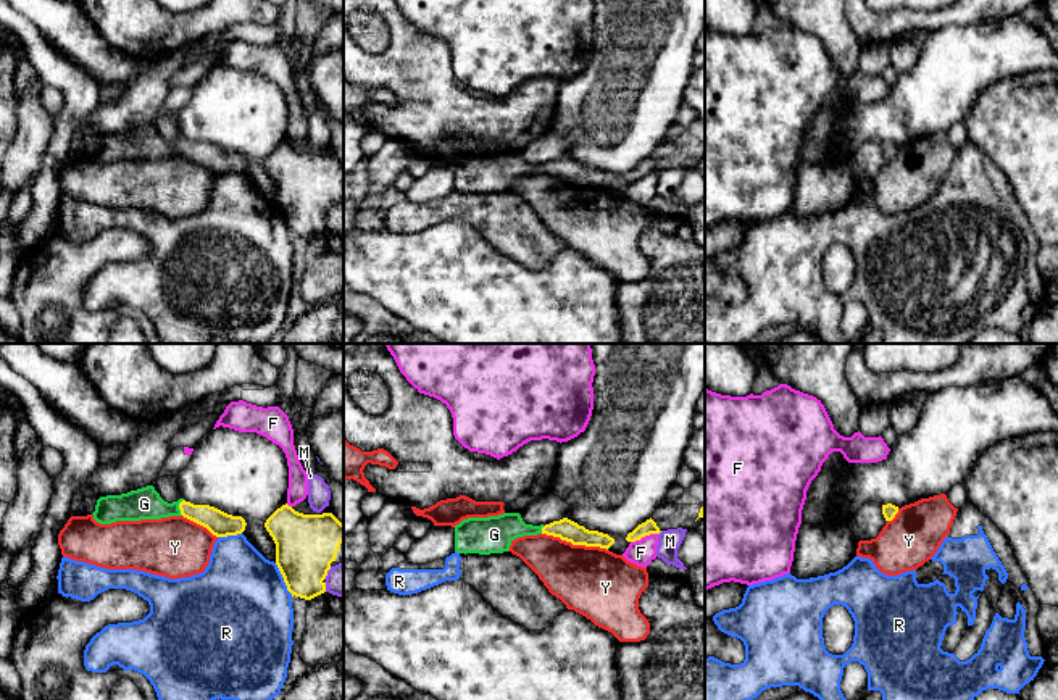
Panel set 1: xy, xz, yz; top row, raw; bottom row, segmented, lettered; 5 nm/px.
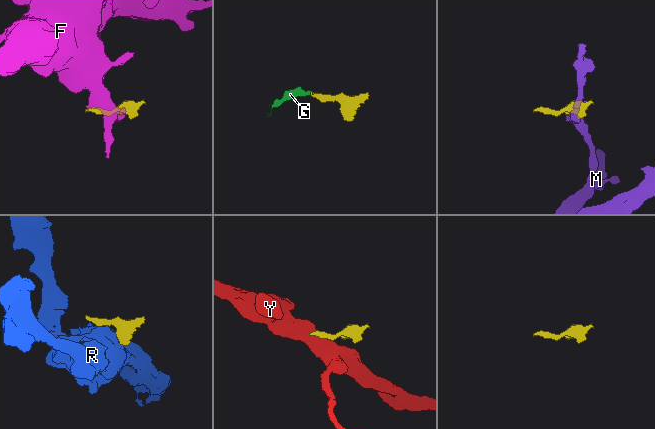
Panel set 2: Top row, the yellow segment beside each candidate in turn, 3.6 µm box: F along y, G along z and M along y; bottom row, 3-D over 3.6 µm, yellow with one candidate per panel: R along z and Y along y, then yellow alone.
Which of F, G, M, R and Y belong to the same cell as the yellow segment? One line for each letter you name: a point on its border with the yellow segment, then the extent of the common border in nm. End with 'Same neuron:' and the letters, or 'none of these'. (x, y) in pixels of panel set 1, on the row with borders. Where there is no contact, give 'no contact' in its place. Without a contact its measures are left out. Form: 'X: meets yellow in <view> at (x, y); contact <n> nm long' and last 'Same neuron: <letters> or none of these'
G: meets yellow in xy at (179, 507); contact 90 nm long
Same neuron: G

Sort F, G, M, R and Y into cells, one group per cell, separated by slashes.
F / G / M / R / Y

